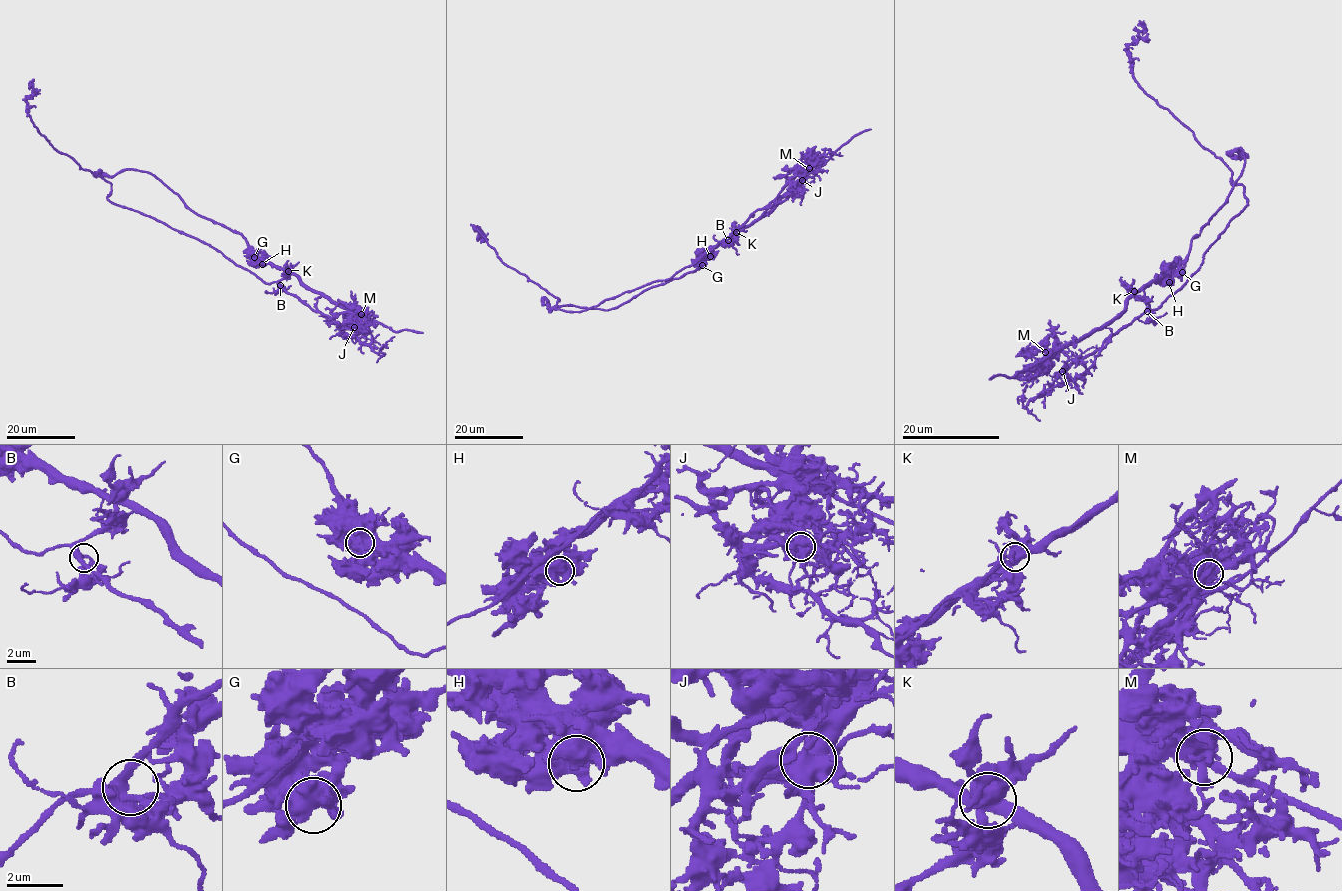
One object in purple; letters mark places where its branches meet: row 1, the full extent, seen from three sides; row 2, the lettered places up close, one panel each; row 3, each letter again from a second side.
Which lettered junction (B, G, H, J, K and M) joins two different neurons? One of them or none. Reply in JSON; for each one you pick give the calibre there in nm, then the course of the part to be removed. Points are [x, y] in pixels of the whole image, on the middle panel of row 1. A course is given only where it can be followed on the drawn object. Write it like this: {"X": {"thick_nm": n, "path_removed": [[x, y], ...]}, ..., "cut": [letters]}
{"K": {"thick_nm": 600, "path_removed": [[736, 232], [667, 280], [566, 312], [555, 309], [558, 298], [507, 266], [481, 235]]}, "cut": ["K"]}

